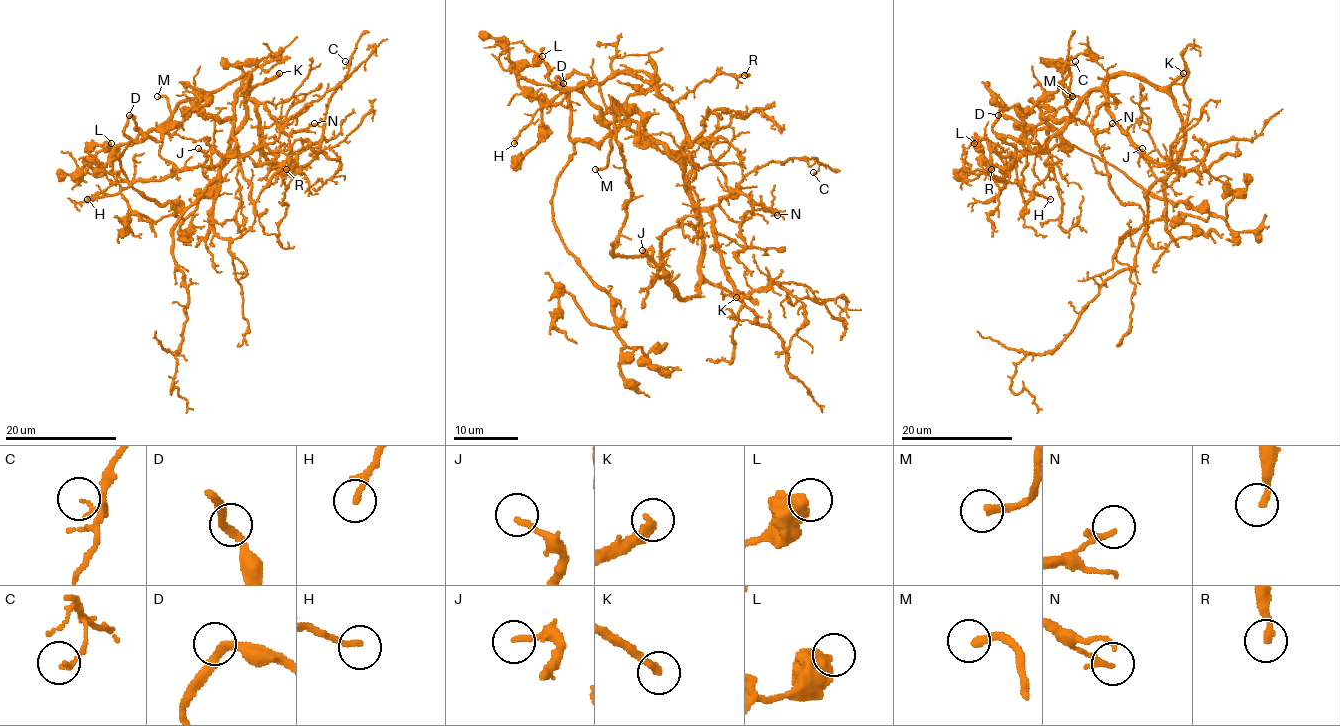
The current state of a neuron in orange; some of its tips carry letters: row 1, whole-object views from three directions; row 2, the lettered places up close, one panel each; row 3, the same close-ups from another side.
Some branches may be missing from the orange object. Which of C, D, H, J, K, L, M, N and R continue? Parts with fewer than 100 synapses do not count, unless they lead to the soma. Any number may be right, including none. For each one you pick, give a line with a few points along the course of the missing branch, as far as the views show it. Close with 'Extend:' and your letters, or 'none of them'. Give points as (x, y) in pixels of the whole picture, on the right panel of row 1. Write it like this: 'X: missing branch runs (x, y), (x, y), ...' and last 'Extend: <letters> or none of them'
Extend: K

